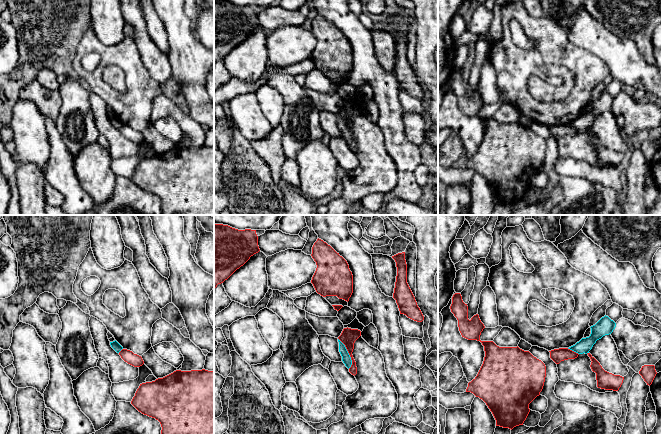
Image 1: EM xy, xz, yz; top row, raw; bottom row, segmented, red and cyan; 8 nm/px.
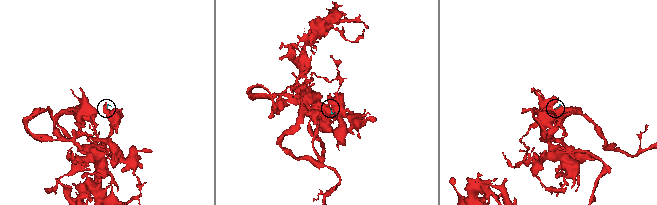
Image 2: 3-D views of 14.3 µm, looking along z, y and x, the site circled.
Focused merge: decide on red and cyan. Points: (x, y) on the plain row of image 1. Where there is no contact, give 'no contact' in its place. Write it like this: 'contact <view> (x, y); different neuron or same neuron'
contact xz (348, 128); different neuron

